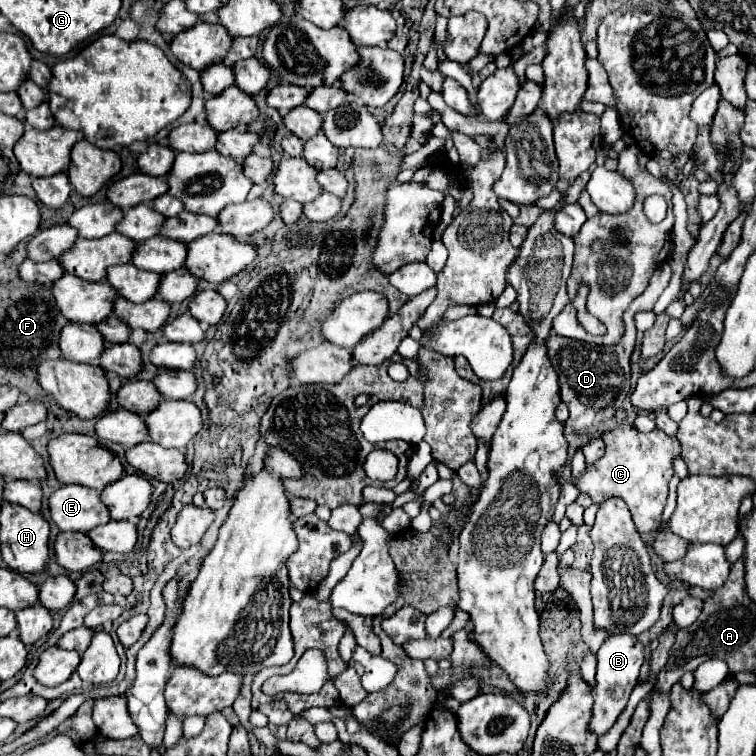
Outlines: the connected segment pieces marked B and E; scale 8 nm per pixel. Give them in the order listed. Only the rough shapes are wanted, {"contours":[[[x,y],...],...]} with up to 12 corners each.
{"contours":[[[630,634],[598,656],[590,732],[602,736],[628,704],[644,662]],[[60,486],[48,504],[62,532],[110,522],[98,492]]]}

